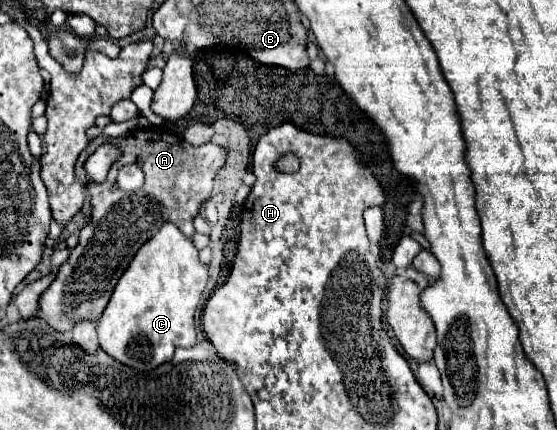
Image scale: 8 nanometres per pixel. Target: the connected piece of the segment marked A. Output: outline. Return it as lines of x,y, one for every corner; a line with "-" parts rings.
137,129
129,137
121,139
109,139
99,135
77,159
75,173
81,181
89,183
89,177
85,173
85,161
103,143
111,143
121,151
117,161
113,163
115,171
123,165
139,165
145,173
145,183
137,193
121,191
117,187
117,177
107,177
103,183
87,185
93,205
91,221
81,229
79,245
71,249
71,255
59,267
55,281
39,299
37,317
45,319
53,329
61,333
71,331
71,327
79,319
97,321
99,315
103,315
115,283
129,267
139,247
147,239
151,239
163,223
171,221
183,231
183,235
193,237
193,219
201,211
203,203
209,199
213,189
213,177
225,165
228,154
224,147
211,142
201,147
187,145
185,141
177,139
167,131

